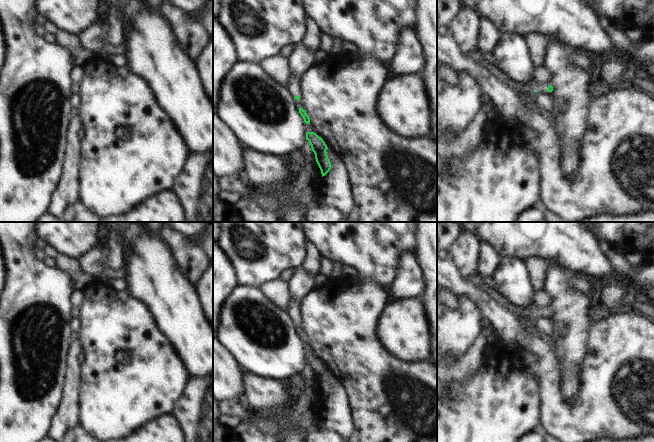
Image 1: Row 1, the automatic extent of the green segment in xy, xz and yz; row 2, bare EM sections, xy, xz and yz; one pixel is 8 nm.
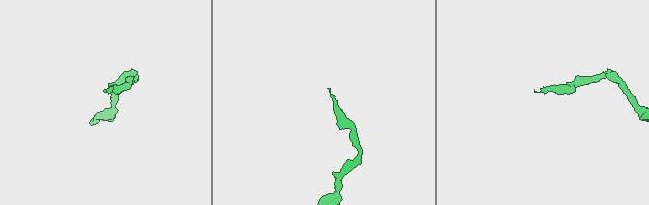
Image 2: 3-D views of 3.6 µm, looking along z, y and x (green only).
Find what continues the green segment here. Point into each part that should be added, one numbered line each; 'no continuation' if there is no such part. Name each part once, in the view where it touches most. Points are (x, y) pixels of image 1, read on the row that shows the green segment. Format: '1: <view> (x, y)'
1: yz (542, 88)

